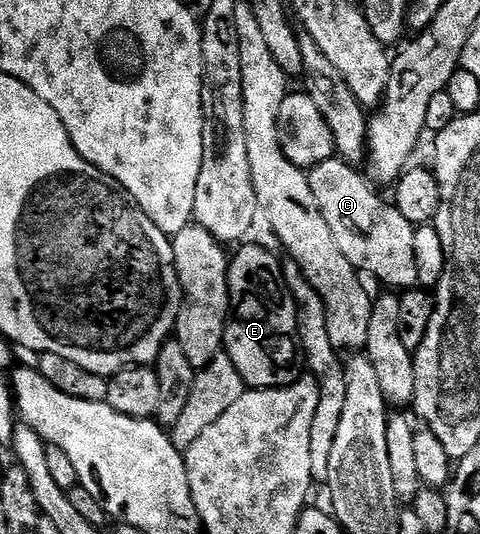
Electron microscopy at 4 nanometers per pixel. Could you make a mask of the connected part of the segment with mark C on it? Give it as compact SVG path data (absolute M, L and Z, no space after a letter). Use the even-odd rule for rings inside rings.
M336 155L308 170L308 175L315 203L319 203L319 211L323 219L327 219L327 227L331 227L331 235L335 235L339 251L347 255L354 269L378 277L383 284L390 285L390 290L412 290L418 284L415 227L410 221L403 219L403 215L399 215L397 206L386 198L385 202L377 194L380 192L360 168L348 165Z

